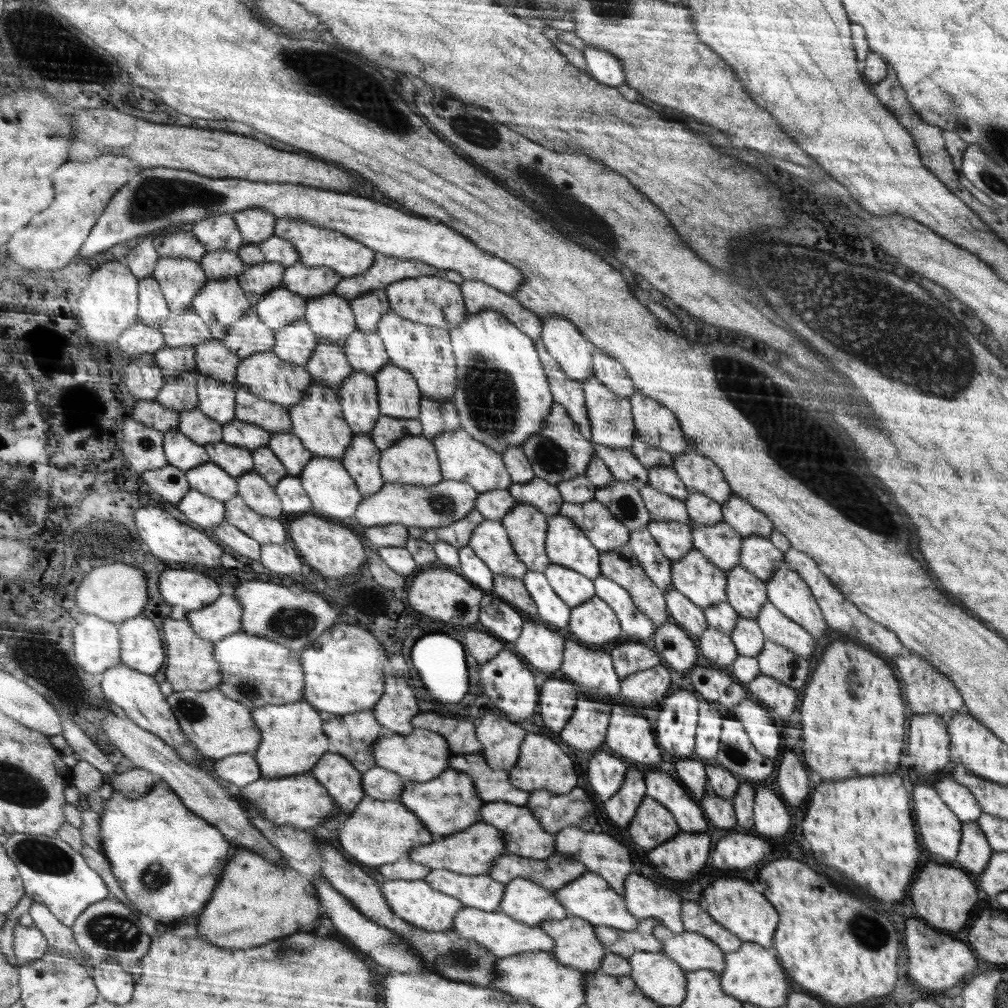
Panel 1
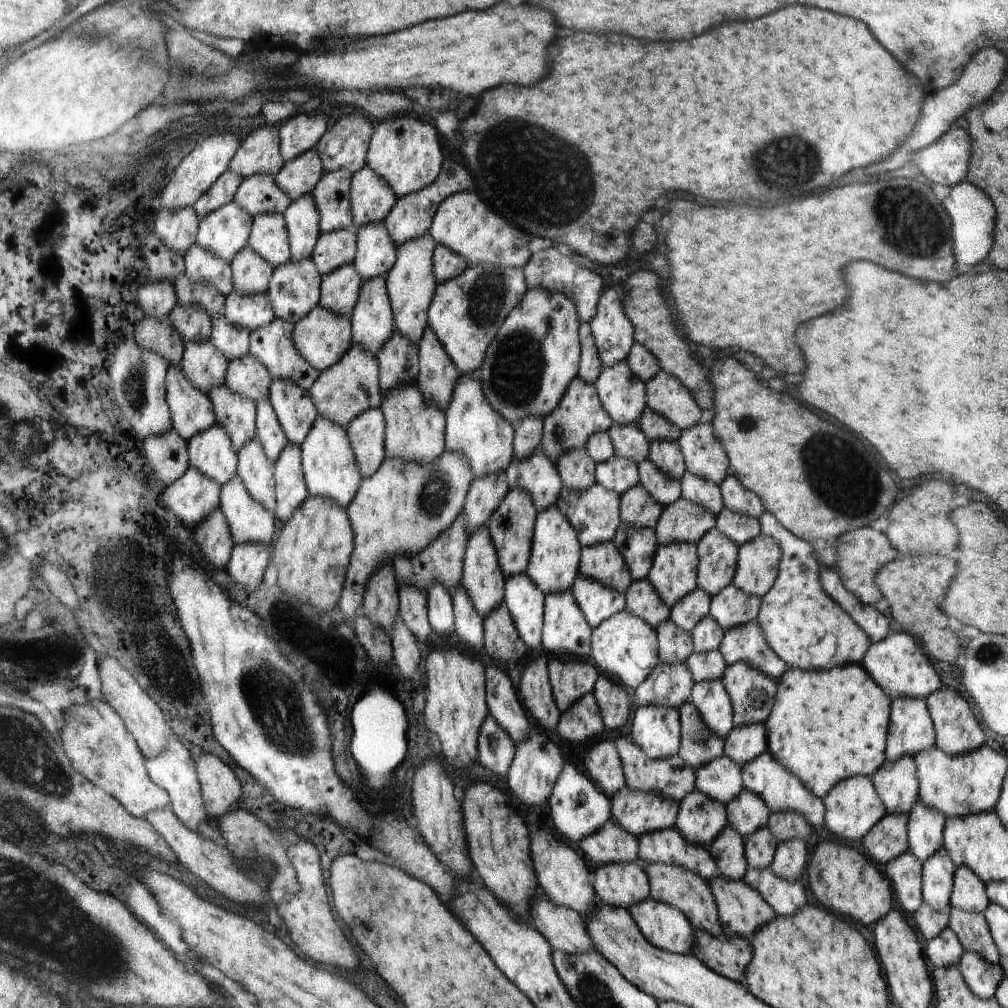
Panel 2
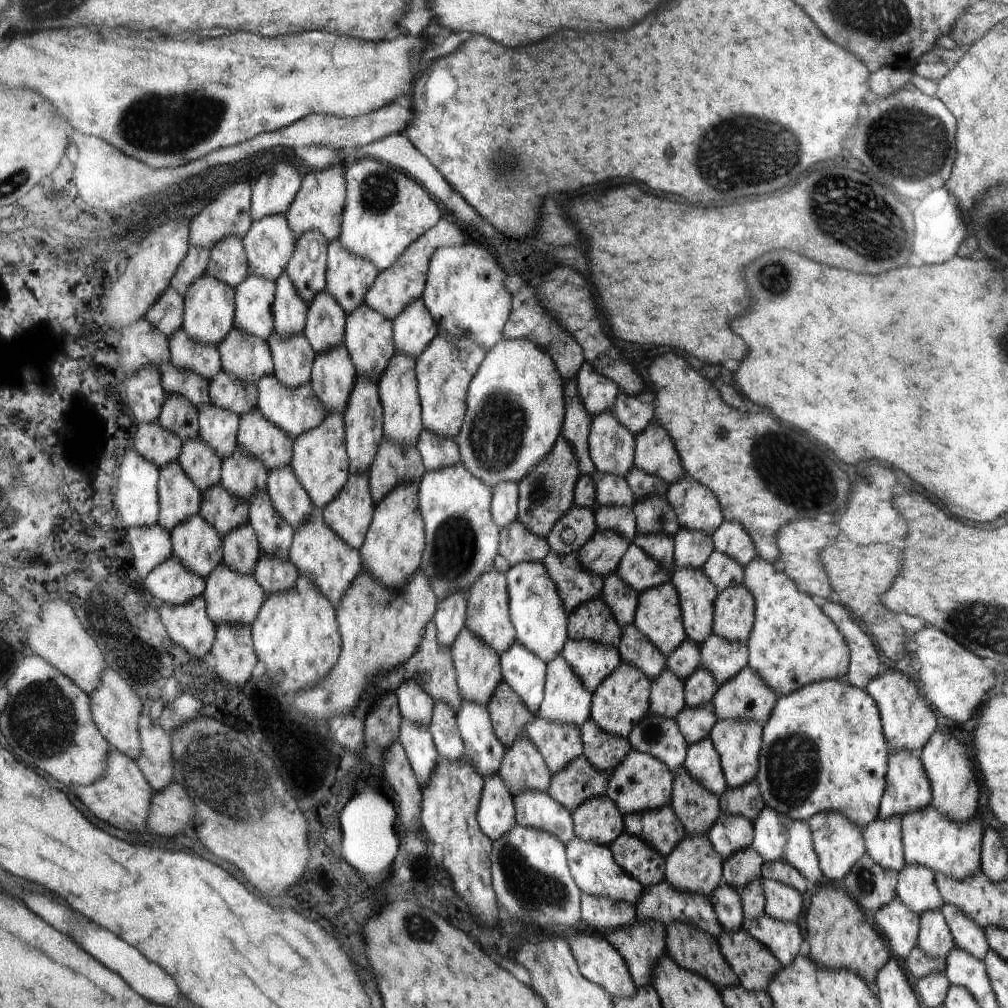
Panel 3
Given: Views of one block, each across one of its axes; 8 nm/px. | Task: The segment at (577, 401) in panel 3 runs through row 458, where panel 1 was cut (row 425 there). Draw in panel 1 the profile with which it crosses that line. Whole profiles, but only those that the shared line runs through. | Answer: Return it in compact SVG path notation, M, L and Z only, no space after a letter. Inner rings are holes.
M541 339L536 342L537 351L540 354L541 363L549 377L549 387L552 389L553 400L564 406L572 419L578 424L580 433L586 440L592 441L591 422L585 404L583 383L569 377L546 350Z

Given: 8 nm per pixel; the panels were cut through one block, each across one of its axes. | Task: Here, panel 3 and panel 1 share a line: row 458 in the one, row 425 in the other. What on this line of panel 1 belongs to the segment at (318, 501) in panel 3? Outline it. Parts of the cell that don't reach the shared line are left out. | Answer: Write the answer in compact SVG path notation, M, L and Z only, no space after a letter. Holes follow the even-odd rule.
M313 381L307 388L305 399L289 408L291 432L316 458L333 458L340 460L352 443L354 432L344 418L341 399L338 392L320 381Z

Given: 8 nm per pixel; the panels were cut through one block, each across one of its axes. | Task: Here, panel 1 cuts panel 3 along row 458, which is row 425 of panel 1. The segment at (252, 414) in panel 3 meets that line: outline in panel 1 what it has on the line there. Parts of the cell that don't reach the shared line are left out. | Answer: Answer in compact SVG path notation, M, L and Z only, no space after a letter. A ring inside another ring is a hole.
M244 386L235 390L235 418L264 427L271 435L291 430L289 410L284 405L254 396Z

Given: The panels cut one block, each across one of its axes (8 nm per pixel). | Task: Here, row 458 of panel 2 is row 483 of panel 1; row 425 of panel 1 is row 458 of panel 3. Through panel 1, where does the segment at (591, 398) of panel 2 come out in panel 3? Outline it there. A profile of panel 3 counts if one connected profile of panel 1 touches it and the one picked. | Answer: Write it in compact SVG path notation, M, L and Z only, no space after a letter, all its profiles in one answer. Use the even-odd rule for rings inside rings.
M563 436L558 437L549 456L534 466L534 470L526 473L526 476L518 482L518 520L534 534L547 538L553 526L576 504L574 500L580 476L581 470L576 452Z

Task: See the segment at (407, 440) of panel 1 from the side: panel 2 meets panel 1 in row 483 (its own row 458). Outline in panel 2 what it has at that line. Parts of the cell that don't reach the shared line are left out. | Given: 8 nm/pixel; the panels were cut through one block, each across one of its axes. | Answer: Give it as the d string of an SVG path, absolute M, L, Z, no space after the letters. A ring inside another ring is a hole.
M418 384L394 386L382 397L380 406L385 416L385 458L400 458L404 462L436 462L445 450L446 412L434 402L422 398Z

